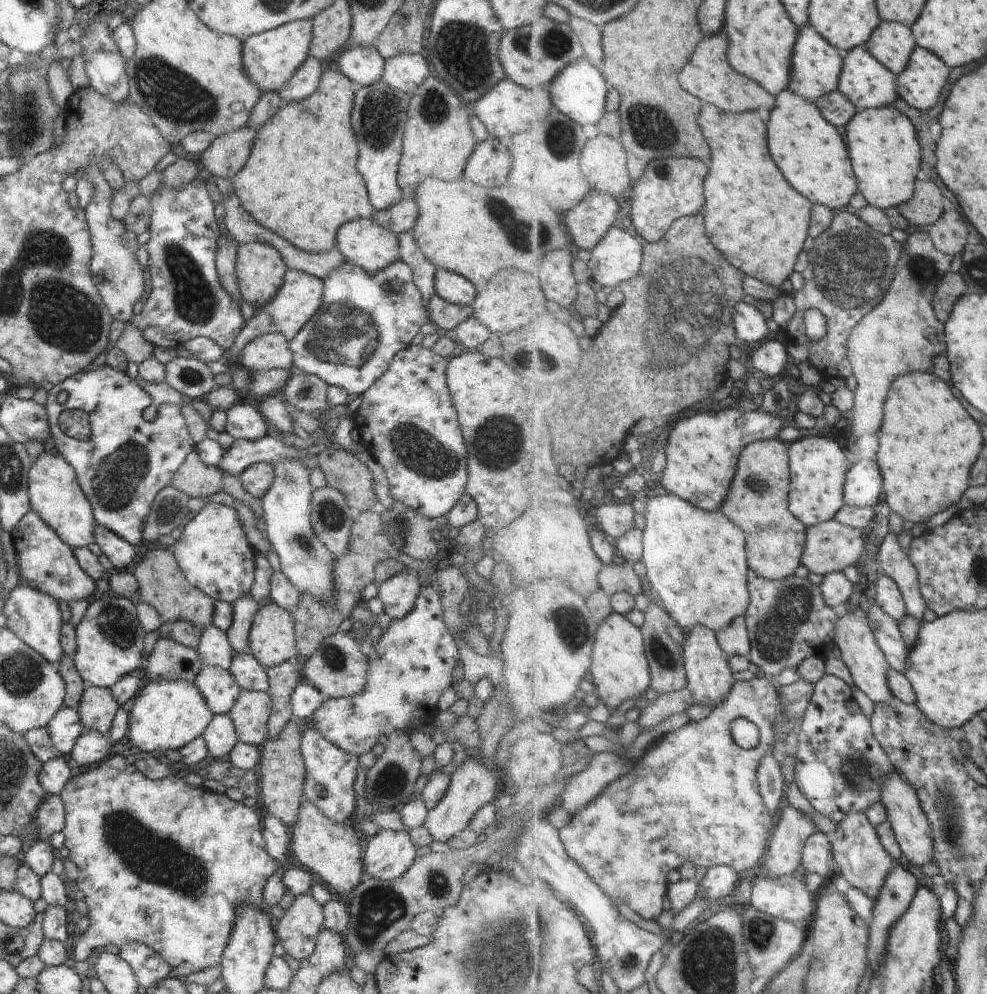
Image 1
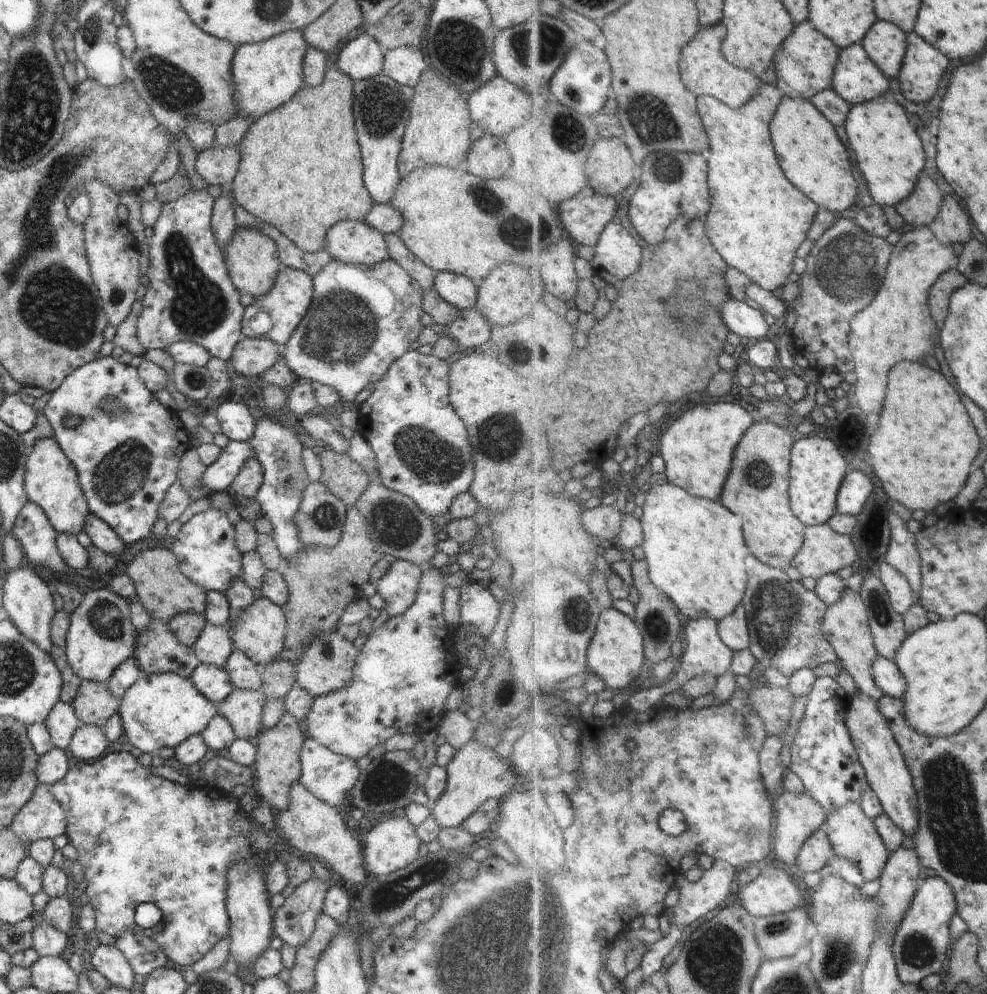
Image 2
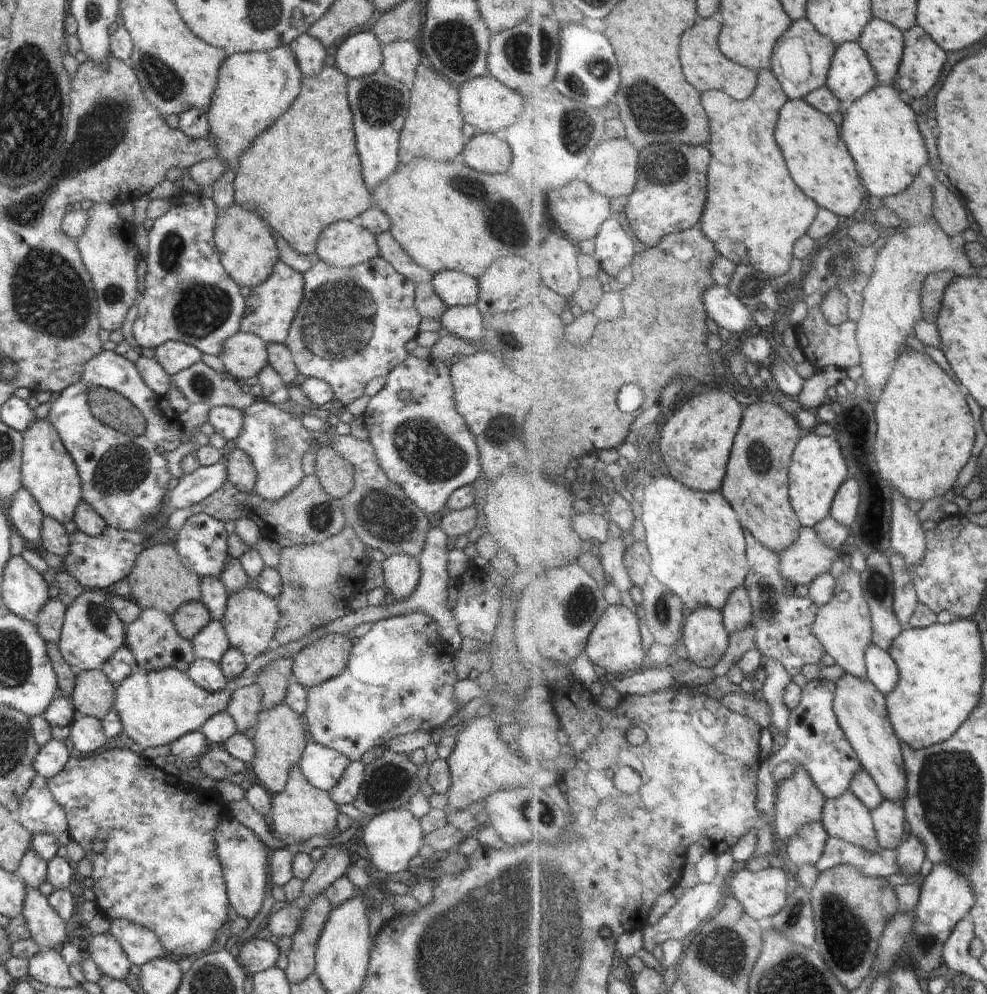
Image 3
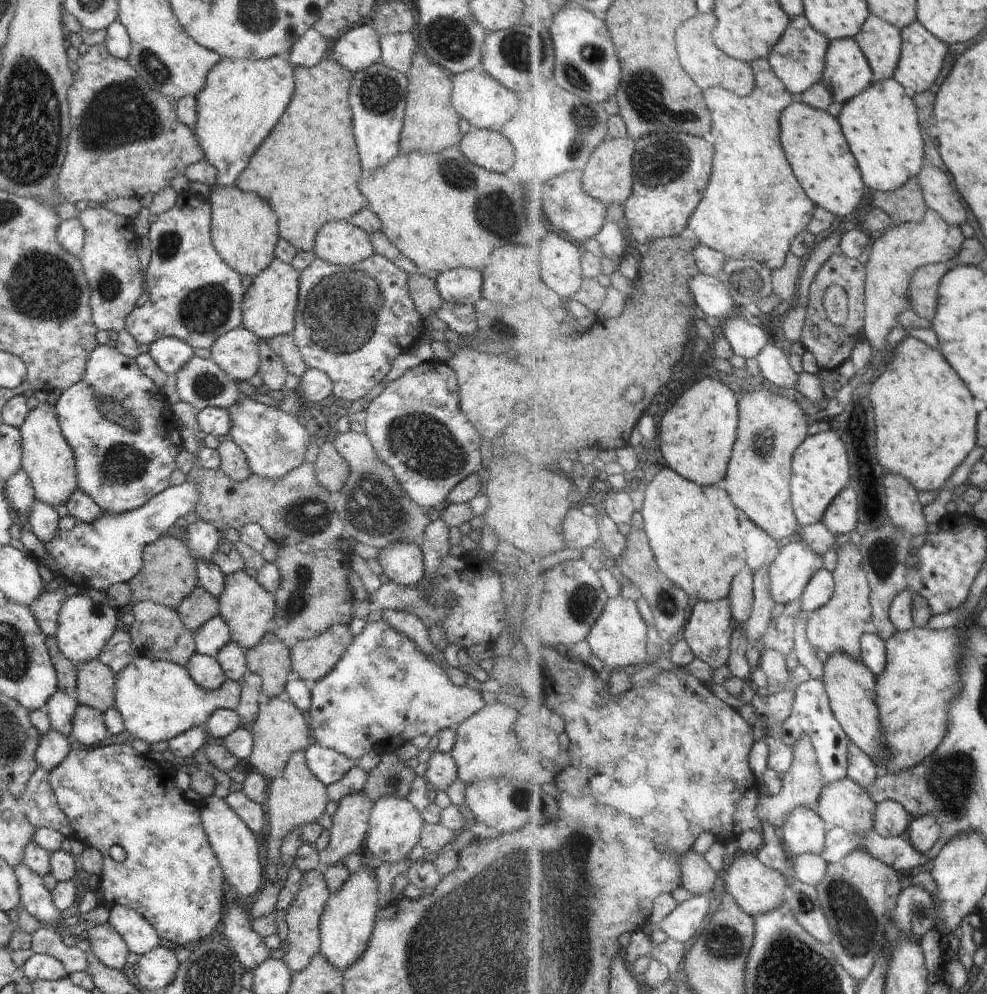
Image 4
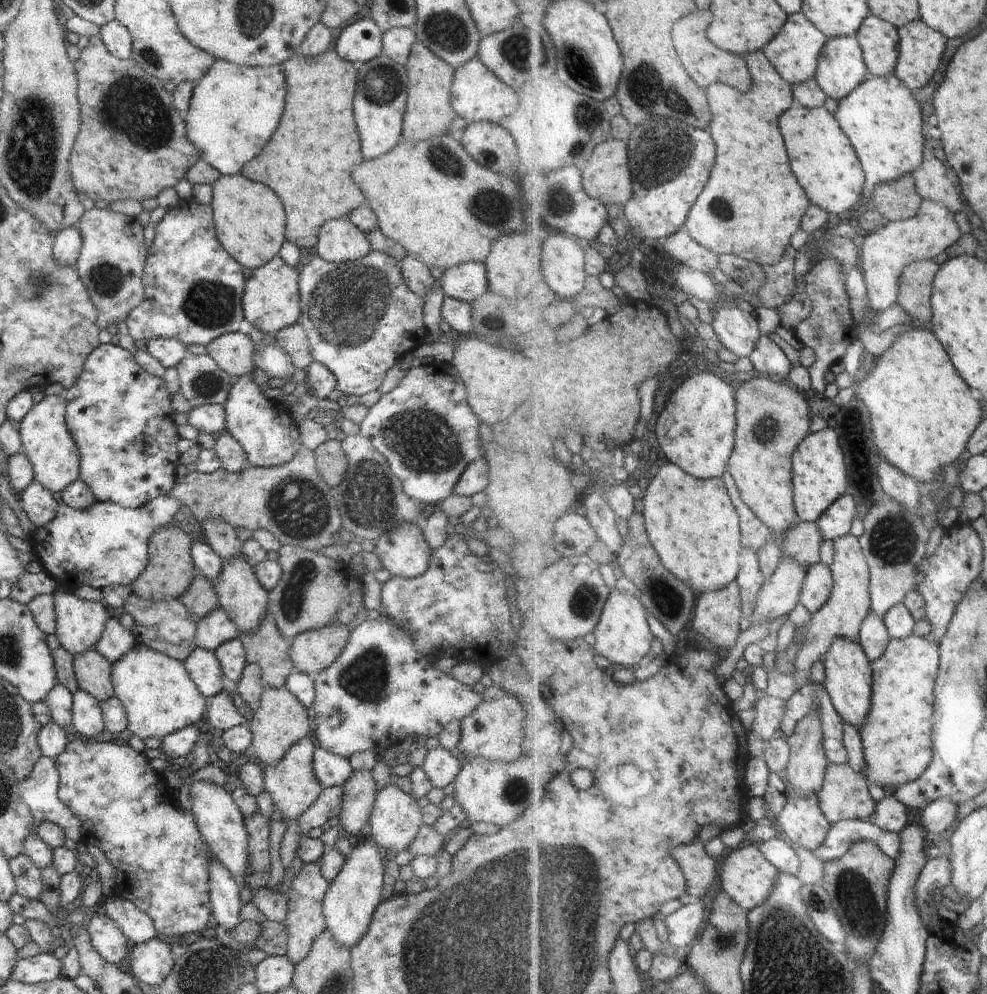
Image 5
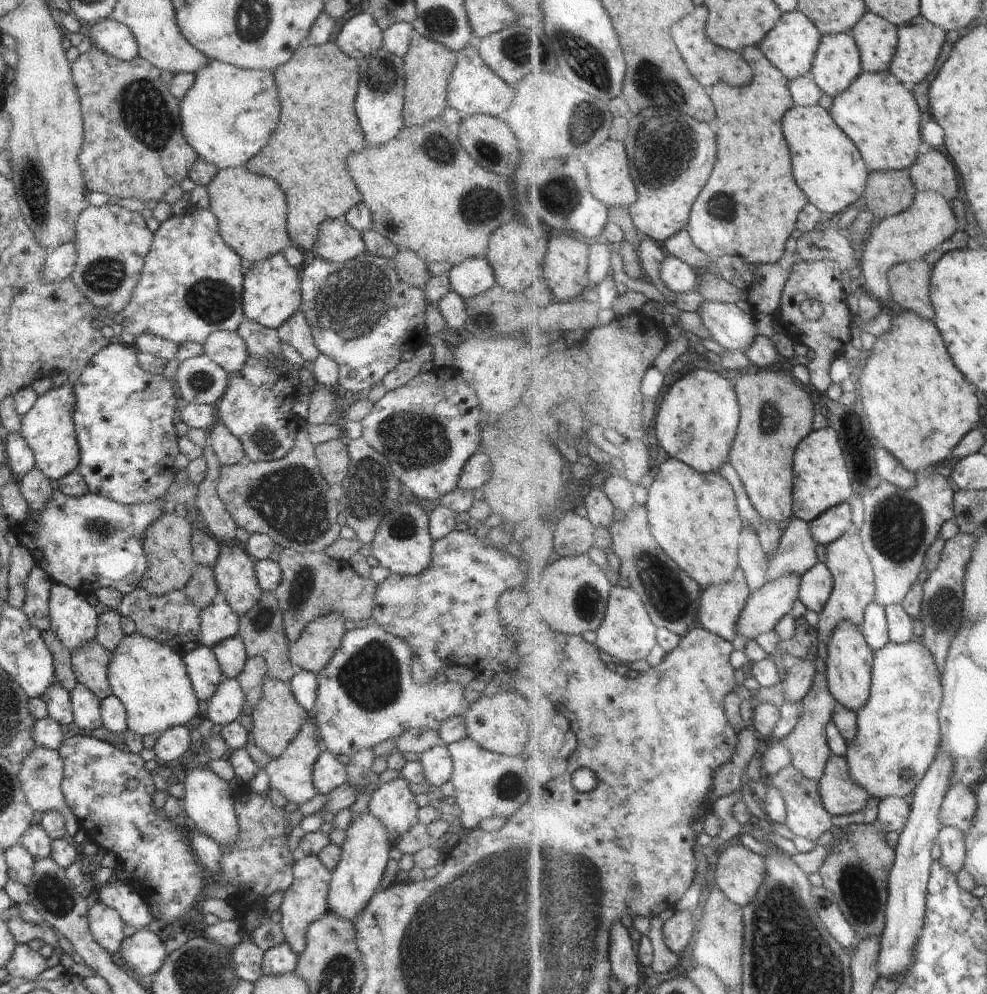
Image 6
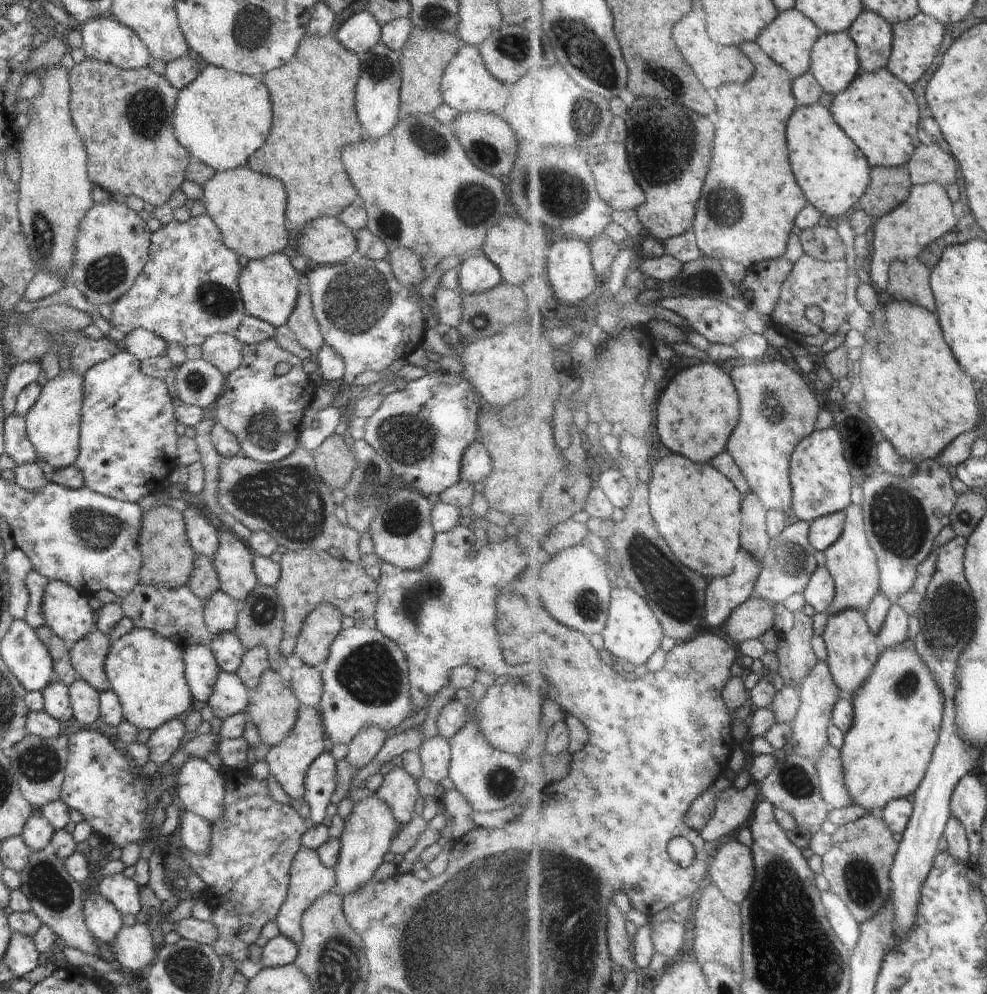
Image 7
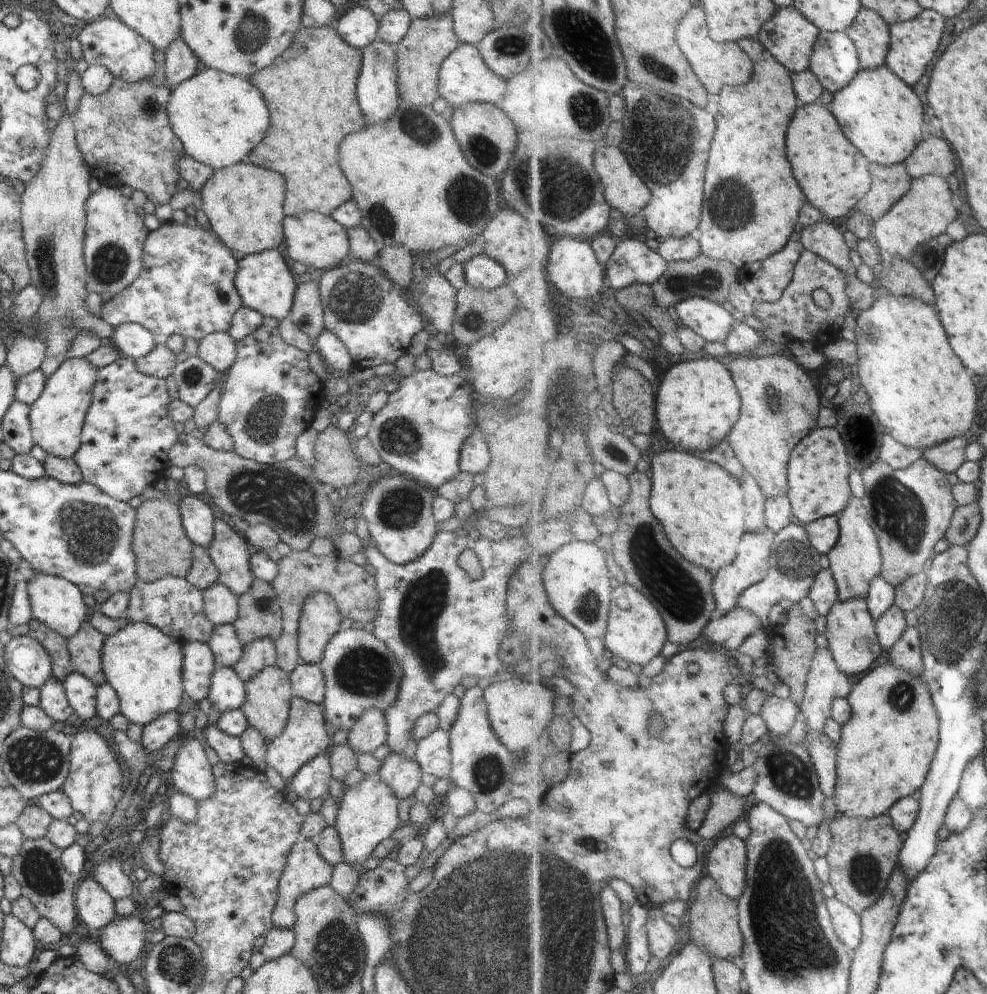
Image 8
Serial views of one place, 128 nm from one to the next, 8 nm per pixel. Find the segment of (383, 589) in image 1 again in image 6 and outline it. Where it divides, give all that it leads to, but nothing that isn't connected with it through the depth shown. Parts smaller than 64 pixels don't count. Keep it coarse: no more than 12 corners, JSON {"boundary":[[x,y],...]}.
{"boundary":[[422,506],[382,516],[372,555],[392,573],[430,566],[433,542]]}

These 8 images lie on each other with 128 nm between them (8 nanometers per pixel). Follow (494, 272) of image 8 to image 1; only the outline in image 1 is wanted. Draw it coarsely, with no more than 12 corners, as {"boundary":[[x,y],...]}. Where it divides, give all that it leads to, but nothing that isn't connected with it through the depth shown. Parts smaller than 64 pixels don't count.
{"boundary":[[436,267],[435,294],[470,305],[476,287],[463,276]]}

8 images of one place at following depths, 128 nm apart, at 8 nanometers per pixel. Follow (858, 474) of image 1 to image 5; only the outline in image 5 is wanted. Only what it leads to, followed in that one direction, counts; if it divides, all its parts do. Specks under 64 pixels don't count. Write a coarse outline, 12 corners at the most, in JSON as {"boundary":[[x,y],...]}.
{"boundary":[[850,492],[819,520],[824,540],[850,535],[859,502]]}

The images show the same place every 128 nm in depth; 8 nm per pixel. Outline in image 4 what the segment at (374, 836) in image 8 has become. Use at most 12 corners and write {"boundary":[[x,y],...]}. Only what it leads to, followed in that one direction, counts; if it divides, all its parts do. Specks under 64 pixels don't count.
{"boundary":[[365,865],[329,894],[319,952],[343,972],[365,954],[378,882]]}

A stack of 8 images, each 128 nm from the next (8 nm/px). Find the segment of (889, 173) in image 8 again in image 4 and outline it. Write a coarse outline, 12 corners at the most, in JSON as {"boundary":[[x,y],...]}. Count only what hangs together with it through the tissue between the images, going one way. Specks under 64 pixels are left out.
{"boundary":[[920,177],[877,191],[874,204],[896,224],[921,221],[930,209]]}

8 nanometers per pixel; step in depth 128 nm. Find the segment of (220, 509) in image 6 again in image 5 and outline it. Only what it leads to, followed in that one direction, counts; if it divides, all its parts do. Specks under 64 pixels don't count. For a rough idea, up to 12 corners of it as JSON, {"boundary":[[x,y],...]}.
{"boundary":[[204,520],[210,548],[224,561],[244,556],[243,542],[228,522]]}

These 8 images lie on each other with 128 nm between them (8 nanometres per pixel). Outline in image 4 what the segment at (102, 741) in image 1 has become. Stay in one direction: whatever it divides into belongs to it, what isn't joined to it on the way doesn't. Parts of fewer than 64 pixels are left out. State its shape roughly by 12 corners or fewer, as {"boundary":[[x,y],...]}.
{"boundary":[[77,704],[71,734],[84,746],[109,735],[103,713]]}

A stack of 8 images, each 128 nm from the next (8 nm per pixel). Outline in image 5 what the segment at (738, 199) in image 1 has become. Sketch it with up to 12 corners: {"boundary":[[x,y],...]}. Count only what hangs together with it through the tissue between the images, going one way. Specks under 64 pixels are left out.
{"boundary":[[767,53],[714,84],[720,160],[686,228],[712,252],[784,260],[813,205]]}

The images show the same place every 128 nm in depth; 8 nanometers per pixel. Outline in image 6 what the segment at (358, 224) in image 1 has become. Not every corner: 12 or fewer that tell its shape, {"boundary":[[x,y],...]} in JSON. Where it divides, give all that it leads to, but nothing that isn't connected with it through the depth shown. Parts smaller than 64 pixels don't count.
{"boundary":[[344,217],[320,223],[314,252],[331,263],[366,245]]}

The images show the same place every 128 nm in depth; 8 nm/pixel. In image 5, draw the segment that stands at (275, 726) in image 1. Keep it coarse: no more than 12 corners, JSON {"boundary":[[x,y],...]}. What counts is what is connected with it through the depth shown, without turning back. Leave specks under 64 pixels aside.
{"boundary":[[270,612],[256,634],[237,632],[247,662],[267,686],[285,687],[298,672],[291,643]]}

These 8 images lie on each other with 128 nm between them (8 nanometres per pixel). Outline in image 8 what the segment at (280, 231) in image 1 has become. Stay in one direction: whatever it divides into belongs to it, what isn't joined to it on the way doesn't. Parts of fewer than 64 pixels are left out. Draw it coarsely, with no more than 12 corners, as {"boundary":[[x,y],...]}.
{"boundary":[[302,27],[248,78],[272,118],[250,154],[286,217],[352,201],[344,136],[370,125],[361,50]]}

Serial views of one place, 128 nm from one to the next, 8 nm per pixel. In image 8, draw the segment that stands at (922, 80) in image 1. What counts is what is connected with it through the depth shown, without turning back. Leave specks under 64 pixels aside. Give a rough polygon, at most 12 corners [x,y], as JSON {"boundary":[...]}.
{"boundary":[[926,10],[891,25],[887,65],[915,87],[939,52],[948,18]]}

